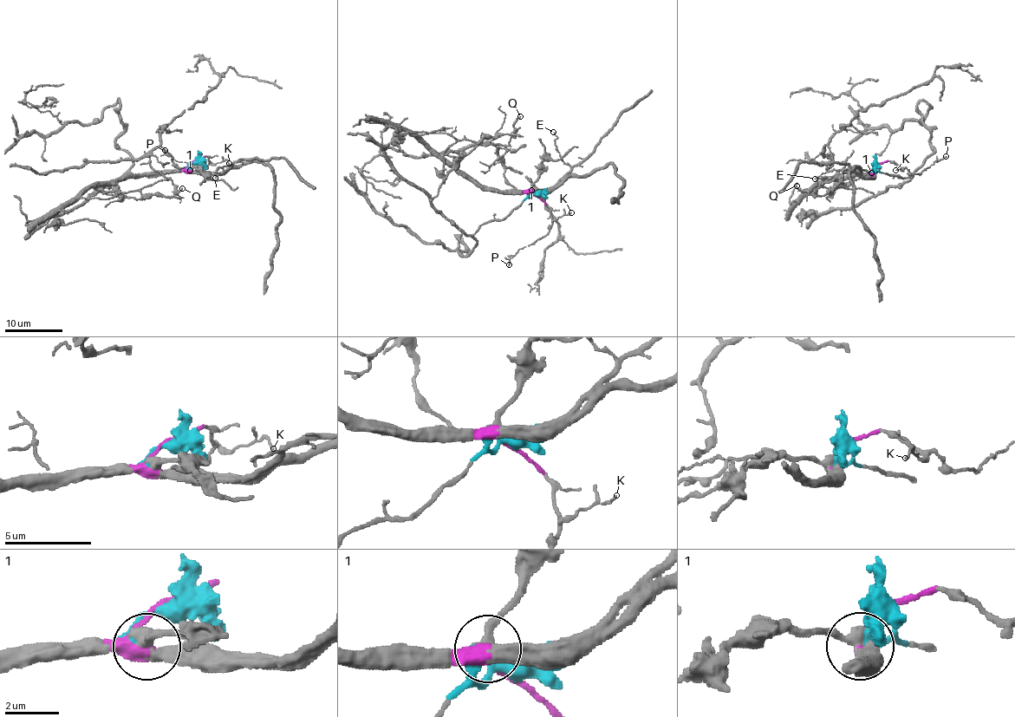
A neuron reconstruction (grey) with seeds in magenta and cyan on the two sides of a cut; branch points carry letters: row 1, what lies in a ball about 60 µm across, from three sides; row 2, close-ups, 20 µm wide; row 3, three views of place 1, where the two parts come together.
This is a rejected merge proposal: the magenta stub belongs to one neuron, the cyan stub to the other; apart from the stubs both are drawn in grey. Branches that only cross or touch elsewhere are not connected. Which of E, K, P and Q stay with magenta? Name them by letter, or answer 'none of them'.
E, K, P, Q

